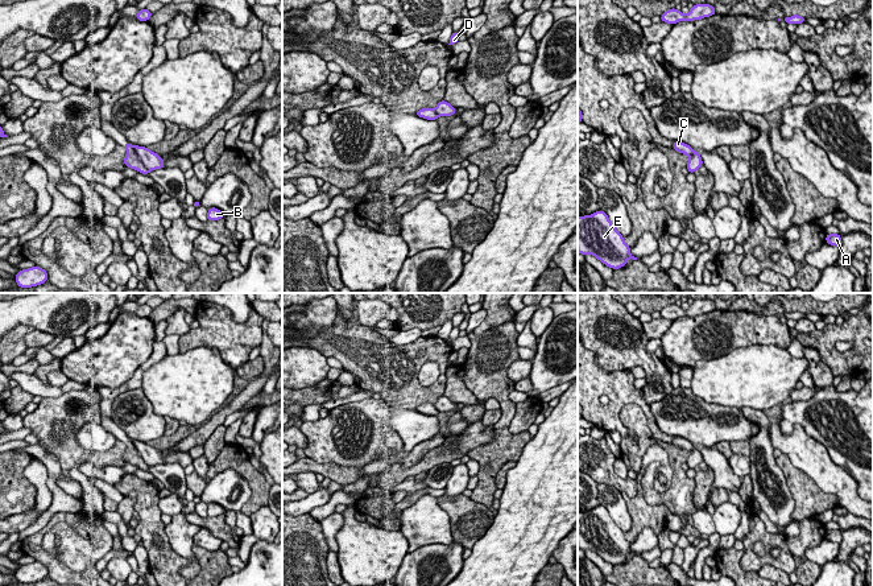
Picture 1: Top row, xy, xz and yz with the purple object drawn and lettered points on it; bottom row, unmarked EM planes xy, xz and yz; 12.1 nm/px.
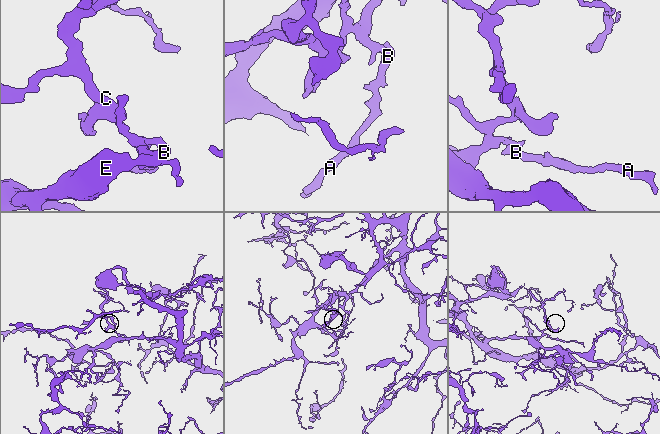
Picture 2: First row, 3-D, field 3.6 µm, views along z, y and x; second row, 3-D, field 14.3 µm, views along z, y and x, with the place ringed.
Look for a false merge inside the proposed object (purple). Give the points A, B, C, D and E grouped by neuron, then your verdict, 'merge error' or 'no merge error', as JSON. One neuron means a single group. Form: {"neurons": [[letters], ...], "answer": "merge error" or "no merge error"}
{"neurons": [["A", "B", "D", "E"], ["C"]], "answer": "merge error"}

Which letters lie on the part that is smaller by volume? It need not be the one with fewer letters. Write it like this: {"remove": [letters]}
{"remove": ["C"]}

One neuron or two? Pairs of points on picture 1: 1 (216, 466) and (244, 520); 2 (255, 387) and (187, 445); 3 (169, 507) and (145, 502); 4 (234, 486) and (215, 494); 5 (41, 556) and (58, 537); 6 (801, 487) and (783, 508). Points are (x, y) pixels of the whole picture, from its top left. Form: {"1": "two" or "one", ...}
{"1": "two", "2": "one", "3": "two", "4": "one", "5": "two", "6": "two"}

